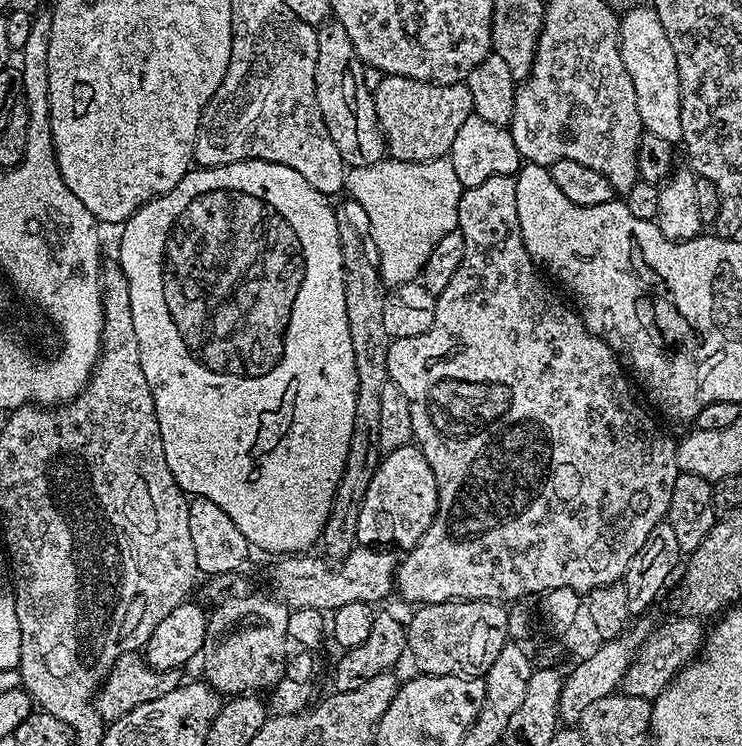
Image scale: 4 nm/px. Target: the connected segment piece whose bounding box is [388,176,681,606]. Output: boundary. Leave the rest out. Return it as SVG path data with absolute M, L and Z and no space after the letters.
M515 176L486 178L482 186L463 189L458 214L458 231L466 238L466 258L462 258L462 266L458 266L446 290L436 297L434 322L430 322L430 330L426 330L426 334L418 334L418 338L393 340L388 351L388 378L395 382L402 394L406 394L406 402L410 402L412 434L426 462L430 462L430 470L438 486L436 517L419 542L407 549L405 556L408 557L399 561L395 591L398 596L400 592L401 598L409 600L412 606L441 604L451 600L520 602L524 600L523 596L539 597L559 588L568 588L573 594L589 594L595 588L623 581L630 562L638 550L642 550L646 538L650 538L650 530L665 523L670 494L681 474L676 461L677 441L671 440L654 421L648 420L643 406L632 393L629 373L614 349L602 342L602 338L592 335L585 324L581 324L580 314L571 303L563 304L544 285L545 277L532 263L522 242Z

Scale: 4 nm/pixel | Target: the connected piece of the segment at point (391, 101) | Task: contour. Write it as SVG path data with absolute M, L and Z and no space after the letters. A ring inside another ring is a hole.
M381 75L379 79L374 84L374 99L387 155L411 164L447 157L462 122L474 115L467 83L431 84L409 76Z

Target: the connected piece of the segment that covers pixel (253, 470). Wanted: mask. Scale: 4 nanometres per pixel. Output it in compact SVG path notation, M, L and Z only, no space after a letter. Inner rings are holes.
M247 160L246 162L234 162L223 164L217 168L197 167L190 170L166 194L157 196L156 199L146 202L132 217L125 220L120 232L120 257L118 263L120 269L126 274L126 282L130 290L130 314L134 318L134 334L138 334L138 354L142 362L142 374L146 374L146 382L150 382L150 394L154 394L154 410L158 414L158 430L162 434L162 450L166 450L166 466L170 466L170 474L178 482L178 486L189 497L205 496L210 502L218 502L230 518L234 518L234 526L246 534L249 545L253 549L261 548L264 552L280 552L276 554L304 554L308 548L320 539L320 531L324 529L326 518L330 514L332 499L336 493L336 487L340 481L340 475L346 462L346 454L352 438L354 426L354 408L356 406L356 387L358 386L358 370L354 366L354 346L350 343L350 322L346 322L346 294L344 293L344 267L342 266L342 250L340 249L340 235L338 234L338 222L336 221L337 209L331 208L329 197L324 196L298 170L290 170L290 166L282 166L274 162L262 162L261 160Z

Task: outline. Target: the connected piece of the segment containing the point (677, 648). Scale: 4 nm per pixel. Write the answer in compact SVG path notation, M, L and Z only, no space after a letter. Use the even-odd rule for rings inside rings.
M677 615L675 619L658 629L653 636L649 635L640 645L636 659L624 675L623 695L641 696L644 700L653 701L686 665L697 659L704 647L705 625L700 625L703 623L691 616Z

